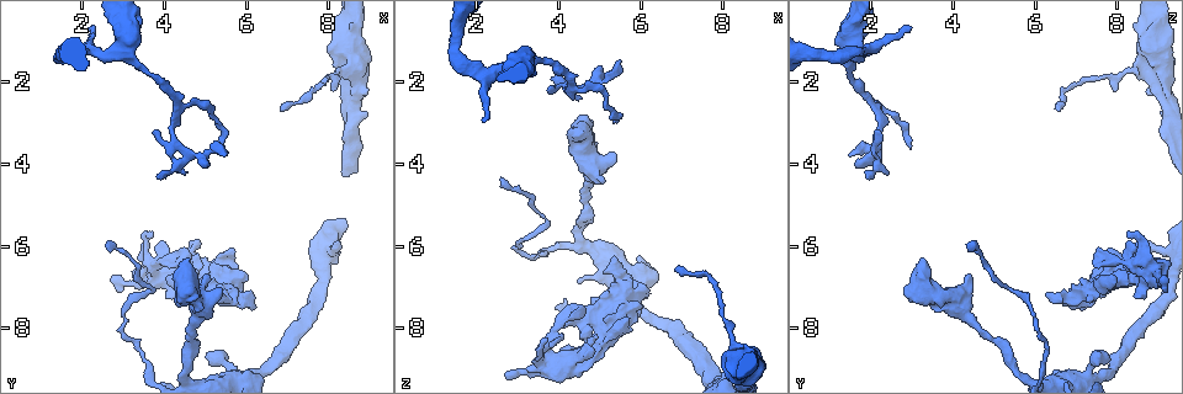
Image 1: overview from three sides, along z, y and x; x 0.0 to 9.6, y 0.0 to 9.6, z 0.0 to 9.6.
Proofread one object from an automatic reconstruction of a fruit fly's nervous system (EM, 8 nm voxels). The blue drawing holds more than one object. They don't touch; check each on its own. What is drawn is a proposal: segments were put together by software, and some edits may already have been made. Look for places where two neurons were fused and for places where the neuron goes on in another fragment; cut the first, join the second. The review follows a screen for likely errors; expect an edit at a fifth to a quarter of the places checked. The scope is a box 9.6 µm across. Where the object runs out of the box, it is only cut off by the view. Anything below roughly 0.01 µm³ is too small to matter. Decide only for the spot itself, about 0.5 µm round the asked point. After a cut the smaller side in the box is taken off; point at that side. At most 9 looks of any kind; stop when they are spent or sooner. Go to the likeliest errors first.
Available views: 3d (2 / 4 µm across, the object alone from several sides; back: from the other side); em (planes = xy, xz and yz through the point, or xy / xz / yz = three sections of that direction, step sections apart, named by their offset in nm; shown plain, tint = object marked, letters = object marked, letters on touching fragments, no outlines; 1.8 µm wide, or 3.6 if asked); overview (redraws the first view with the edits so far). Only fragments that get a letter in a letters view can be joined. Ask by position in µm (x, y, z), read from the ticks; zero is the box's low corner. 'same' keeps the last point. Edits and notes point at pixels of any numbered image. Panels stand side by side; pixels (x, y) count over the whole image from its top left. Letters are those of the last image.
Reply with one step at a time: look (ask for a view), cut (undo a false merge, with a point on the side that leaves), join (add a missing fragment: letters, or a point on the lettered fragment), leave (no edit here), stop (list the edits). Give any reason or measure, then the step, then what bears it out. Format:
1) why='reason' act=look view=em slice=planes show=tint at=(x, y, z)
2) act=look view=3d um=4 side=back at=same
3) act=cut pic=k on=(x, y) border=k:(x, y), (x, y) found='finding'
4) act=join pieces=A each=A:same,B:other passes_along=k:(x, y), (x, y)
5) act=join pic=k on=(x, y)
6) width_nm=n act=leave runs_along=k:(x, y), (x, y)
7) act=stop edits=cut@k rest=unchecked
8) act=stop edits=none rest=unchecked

why='tapers out' act=look view=em slice=yz step=16 show=letters at=(5.50, 3.75, 1.50)

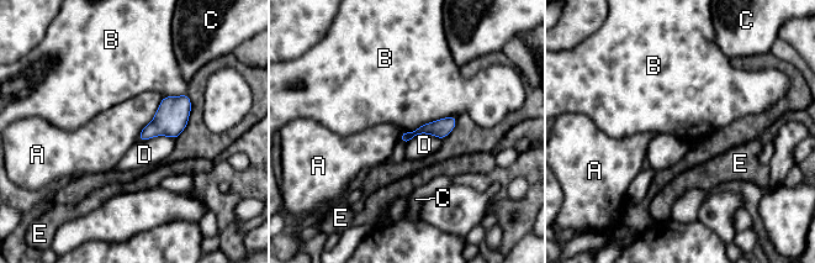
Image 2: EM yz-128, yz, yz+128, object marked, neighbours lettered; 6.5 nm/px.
act=leave each=A:other,B:other,C:other,D:other,E:other border=2:(456, 116), (439, 117), (402, 132) found='none of them fits'

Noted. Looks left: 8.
why='branch stops here' act=look view=em slice=planes show=letters at=(4.50, 6.05, 7.50)

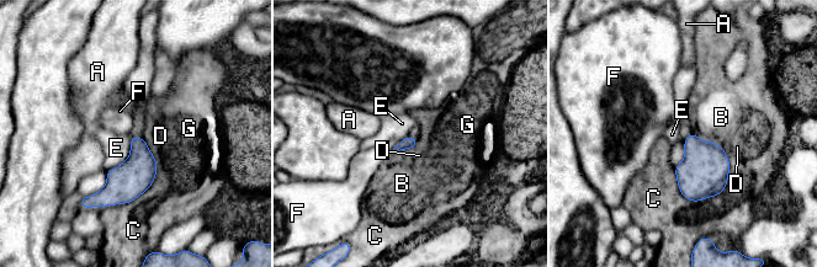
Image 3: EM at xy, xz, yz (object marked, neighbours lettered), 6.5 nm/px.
act=leave each=A:other,B:other,C:other,D:other,E:other,F:other,G:other border=3:(131, 135), (130, 155), (106, 171) found='no lettered fragment goes on from it'

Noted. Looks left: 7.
why='an open end' act=look view=3d um=4 at=(3.75, 4.25, 1.90)

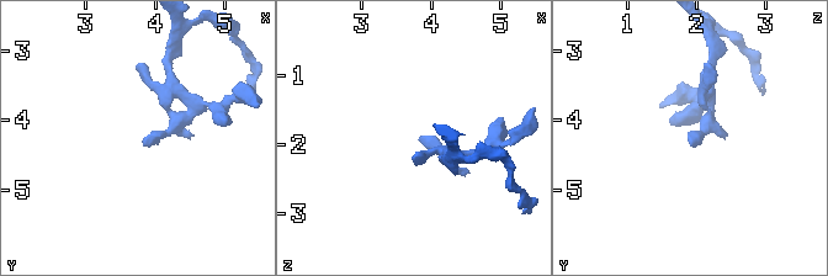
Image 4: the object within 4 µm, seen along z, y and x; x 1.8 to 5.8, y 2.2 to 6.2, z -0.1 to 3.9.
act=look view=em um=3.6 slice=xz step=8 show=letters at=(3.85, 4.30, 1.90)

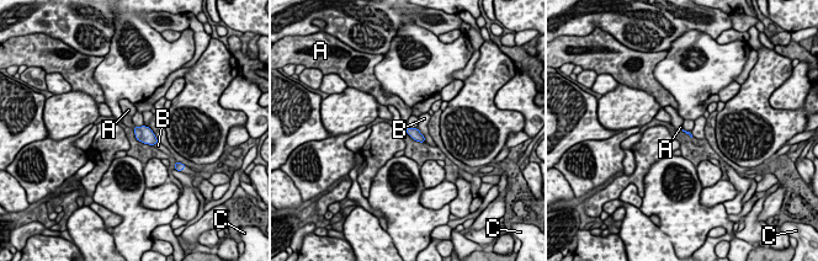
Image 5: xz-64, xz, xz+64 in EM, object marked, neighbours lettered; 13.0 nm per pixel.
act=look view=em um=3.6 slice=planes show=letters at=same

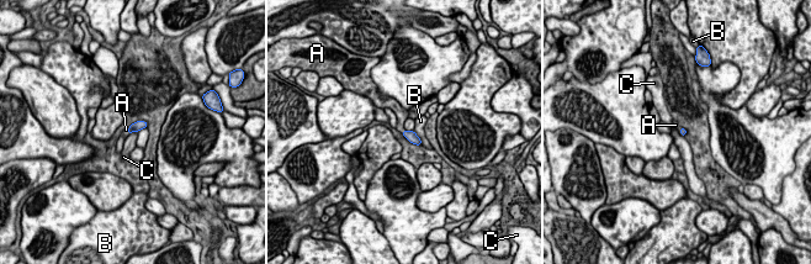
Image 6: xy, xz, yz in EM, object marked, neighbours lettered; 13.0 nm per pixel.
act=leave each=A:other,B:other,C:other border=6:(680, 127), (679, 132) found='no lettered fragment goes on from it'

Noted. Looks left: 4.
why='calibre changes' act=look view=3d um=4 at=(8.20, 1.75, 8.25)

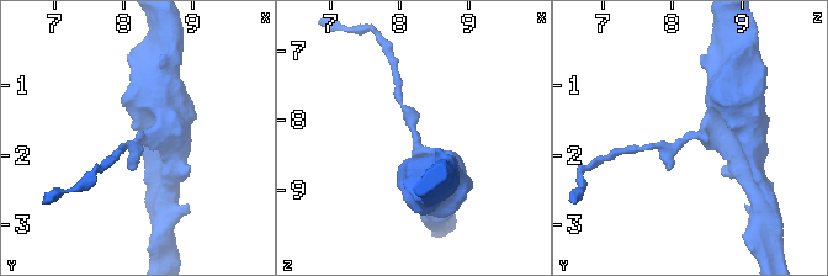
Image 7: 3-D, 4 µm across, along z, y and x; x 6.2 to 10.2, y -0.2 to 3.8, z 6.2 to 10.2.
why='shape alone is not enough' act=look view=em um=3.6 slice=planes show=plain at=(8.25, 1.75, 8.25)

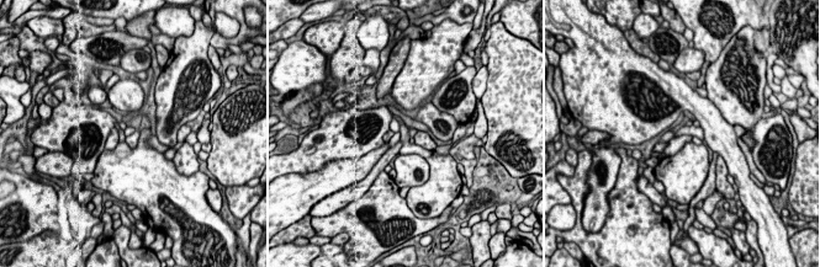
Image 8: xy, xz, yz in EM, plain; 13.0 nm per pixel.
act=look view=em um=3.6 slice=planes show=letters at=same

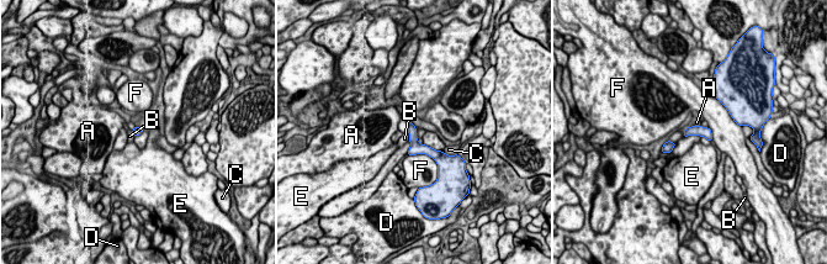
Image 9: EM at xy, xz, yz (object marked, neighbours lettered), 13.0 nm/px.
act=leave each=A:other,B:other,C:other,D:other,E:other,F:other border=9:(407, 132), (409, 140) found='all the same neuron'

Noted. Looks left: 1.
act=stop edits=none rest=unchecked

